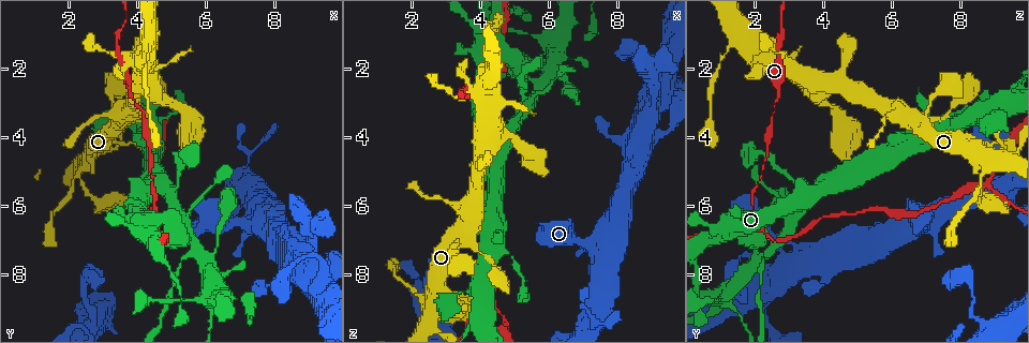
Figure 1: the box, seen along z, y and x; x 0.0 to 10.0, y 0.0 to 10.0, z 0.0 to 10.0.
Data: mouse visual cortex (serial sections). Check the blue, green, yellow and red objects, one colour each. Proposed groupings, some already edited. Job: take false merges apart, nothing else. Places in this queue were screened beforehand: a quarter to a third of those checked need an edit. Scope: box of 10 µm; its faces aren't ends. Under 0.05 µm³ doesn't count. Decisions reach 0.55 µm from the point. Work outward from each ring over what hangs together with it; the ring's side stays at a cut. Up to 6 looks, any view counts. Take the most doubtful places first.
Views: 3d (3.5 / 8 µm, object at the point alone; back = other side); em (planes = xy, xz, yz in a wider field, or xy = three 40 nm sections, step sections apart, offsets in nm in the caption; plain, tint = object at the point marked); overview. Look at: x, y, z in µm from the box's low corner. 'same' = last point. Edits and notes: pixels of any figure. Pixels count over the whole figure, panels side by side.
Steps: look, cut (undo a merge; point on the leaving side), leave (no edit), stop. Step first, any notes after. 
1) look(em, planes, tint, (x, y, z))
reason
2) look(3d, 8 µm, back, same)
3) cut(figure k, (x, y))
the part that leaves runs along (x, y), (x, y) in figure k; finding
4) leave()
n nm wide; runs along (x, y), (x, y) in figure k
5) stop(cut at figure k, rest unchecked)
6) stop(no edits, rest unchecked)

look(3d, 3.5 µm, (2.30, 5.05, 8.65))
thin neck

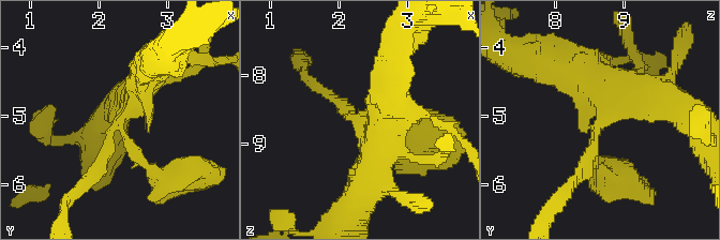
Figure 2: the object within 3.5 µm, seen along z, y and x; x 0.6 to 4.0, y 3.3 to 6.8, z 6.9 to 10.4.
leave()
3 arms; runs along (145, 74), (118, 123), (158, 174) in figure 2; continuous, no second cell

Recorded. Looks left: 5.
look(3d, 3.5 µm, (6.00, 7.65, 2.20))
thin arm on a thick one

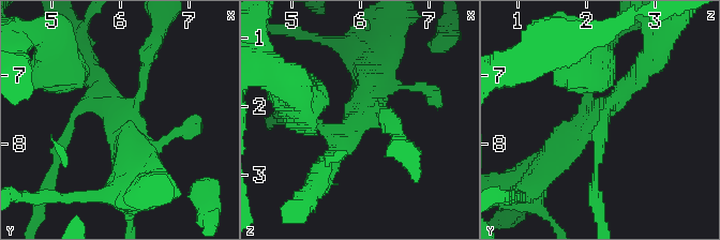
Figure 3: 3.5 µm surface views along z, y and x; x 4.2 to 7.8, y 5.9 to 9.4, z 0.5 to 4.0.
look(em, planes, tint, (6.05, 7.60, 2.15))
4 arms; arms of 150, 150, 300, 400 nm; shape alone is not enough

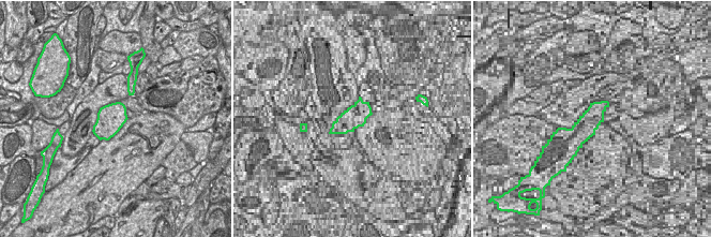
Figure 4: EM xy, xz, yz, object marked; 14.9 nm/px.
leave()
all the same cell

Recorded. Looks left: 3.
look(3d, 8 µm, (4.20, 3.20, 2.55))
calibre changes

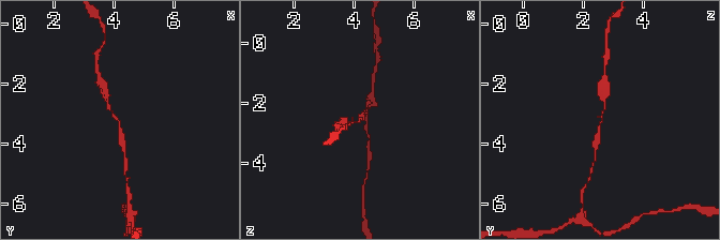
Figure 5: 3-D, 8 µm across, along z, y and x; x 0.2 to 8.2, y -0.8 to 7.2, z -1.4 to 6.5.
look(3d, 3.5 µm, same)
zoom in

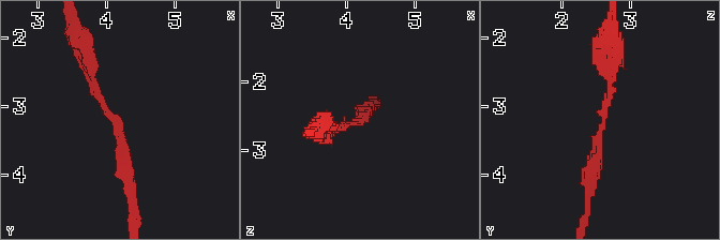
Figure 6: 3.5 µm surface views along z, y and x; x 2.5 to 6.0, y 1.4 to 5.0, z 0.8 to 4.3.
look(em, xy, step 2, tint, (4.10, 3.20, 2.60))
arms of 150, 250 nm

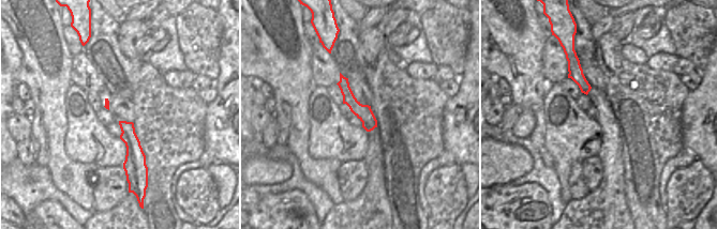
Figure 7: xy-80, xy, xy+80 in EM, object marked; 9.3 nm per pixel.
leave()
160 nm wide; runs along (90, 60), (96, 95), (120, 135), (130, 192) in figure 6; continuous, no second cell

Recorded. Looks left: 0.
stop(no edits, rest unchecked)

